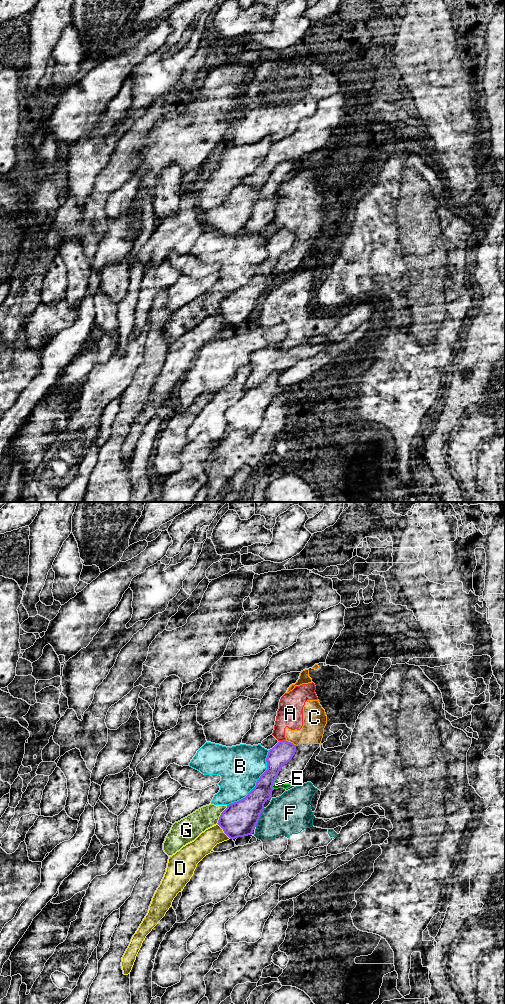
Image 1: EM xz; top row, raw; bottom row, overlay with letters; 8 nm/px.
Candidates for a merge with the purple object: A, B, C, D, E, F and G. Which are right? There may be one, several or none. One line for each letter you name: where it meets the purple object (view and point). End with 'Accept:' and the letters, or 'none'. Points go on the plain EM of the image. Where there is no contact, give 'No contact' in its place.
Accept: none

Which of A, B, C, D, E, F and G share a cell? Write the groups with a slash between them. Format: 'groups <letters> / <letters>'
groups A C E / B / D / F / G

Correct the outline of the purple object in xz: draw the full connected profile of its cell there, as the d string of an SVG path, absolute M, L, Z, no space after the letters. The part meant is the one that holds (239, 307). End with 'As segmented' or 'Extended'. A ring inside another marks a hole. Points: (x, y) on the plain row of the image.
M286 228L279 229L269 238L267 258L257 268L256 274L245 286L227 293L221 301L217 312L230 327L253 321L265 290L272 286L272 274L280 257L292 247L295 240L296 233Z. As segmented

